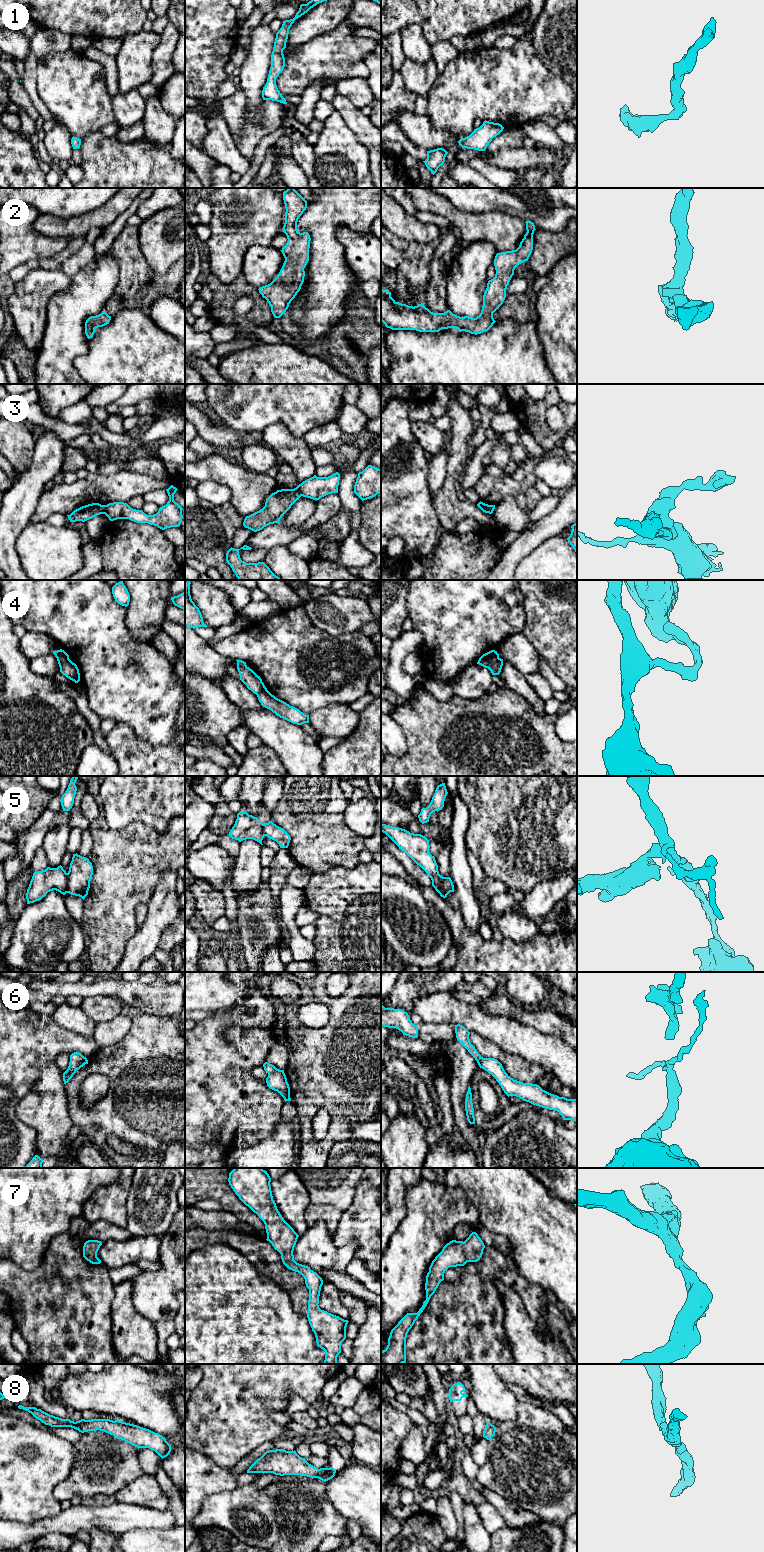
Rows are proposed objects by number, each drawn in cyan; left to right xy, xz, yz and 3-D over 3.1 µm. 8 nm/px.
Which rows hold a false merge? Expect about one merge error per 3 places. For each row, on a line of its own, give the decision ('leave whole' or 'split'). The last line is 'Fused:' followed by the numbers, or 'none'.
1: leave whole
2: leave whole
3: split
4: split
5: split
6: split
7: leave whole
8: leave whole
Fused: 3, 4, 5, 6

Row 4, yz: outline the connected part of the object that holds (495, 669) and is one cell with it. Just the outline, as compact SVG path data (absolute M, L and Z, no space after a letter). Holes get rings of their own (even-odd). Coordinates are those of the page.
M499 658L490 668L492 675L499 675L503 666L503 659Z

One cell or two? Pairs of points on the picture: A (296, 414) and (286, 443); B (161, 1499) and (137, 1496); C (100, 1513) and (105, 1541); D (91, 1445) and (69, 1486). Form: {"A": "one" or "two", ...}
{"A": "two", "B": "one", "C": "two", "D": "one"}

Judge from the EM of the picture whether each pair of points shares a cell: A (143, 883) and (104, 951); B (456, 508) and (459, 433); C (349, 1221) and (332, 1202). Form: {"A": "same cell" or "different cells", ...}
{"A": "same cell", "B": "same cell", "C": "different cells"}

